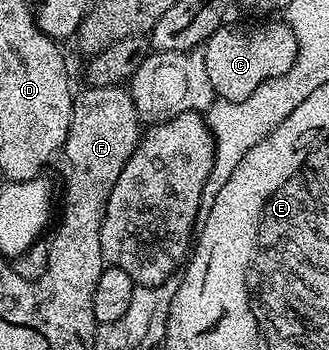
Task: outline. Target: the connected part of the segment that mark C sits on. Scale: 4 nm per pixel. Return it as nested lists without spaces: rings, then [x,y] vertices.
[[[262,21],[260,25],[248,25],[246,27],[229,27],[229,25],[223,25],[218,27],[217,30],[210,35],[210,38],[206,40],[202,54],[205,57],[205,69],[208,72],[208,79],[212,82],[212,87],[214,89],[215,96],[222,100],[232,101],[233,104],[239,103],[241,101],[246,101],[248,97],[252,95],[259,88],[259,85],[263,83],[264,80],[272,80],[278,76],[283,76],[284,73],[290,71],[292,65],[295,64],[296,57],[298,56],[298,46],[296,45],[295,34],[292,33],[289,24],[279,21],[279,23],[266,23],[270,21]]]

